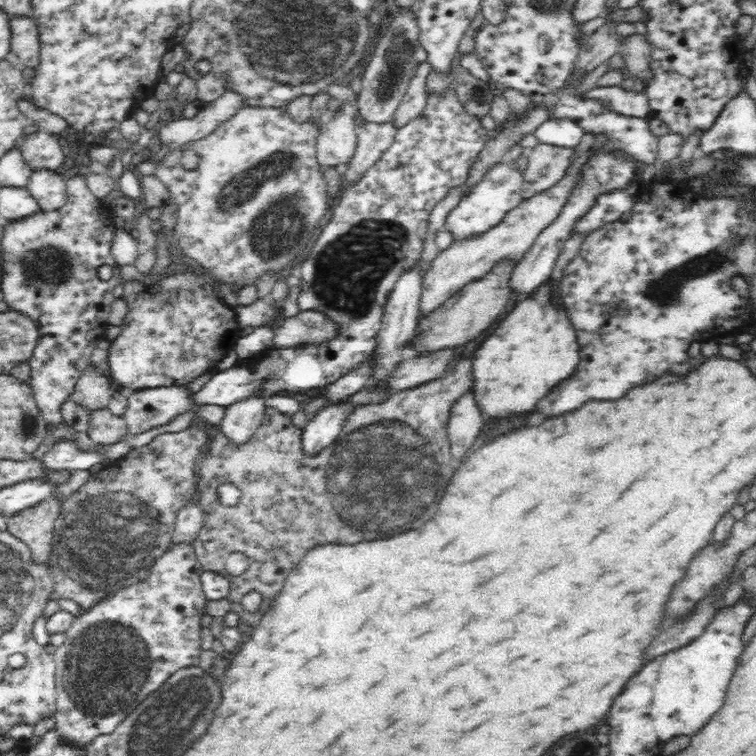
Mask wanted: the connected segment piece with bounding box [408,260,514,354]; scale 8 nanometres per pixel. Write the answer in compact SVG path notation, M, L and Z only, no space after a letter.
M500 260L486 276L465 284L459 291L454 291L430 312L420 312L417 320L417 330L409 340L409 346L418 354L427 351L456 348L480 336L507 308L509 299L509 276L513 262Z

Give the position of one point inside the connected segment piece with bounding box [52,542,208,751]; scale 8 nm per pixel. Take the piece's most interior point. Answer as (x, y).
(113, 655)

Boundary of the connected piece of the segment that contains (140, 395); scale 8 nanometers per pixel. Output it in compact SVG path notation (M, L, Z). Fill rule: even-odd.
M171 383L170 386L157 386L136 391L127 392L125 399L128 404L123 415L127 425L127 435L136 435L148 432L158 426L164 426L172 422L179 414L184 412L198 412L201 404L196 400L196 395L186 383Z

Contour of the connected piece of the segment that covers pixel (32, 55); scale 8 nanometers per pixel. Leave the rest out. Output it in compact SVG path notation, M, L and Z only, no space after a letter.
M13 16L10 18L10 29L12 29L12 52L26 66L38 68L41 54L38 21L32 16Z

